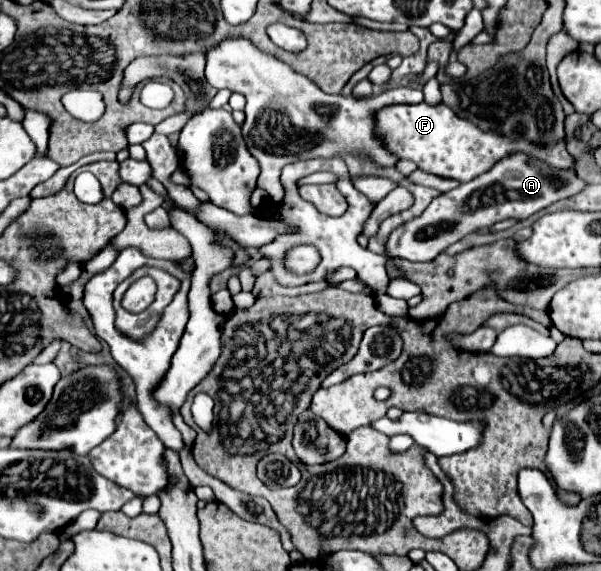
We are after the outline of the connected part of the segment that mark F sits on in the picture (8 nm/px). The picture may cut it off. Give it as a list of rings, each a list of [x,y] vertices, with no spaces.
[[[443,103],[439,105],[389,105],[375,113],[375,135],[377,139],[399,159],[409,159],[417,163],[421,171],[455,179],[459,183],[469,183],[477,175],[483,175],[489,171],[497,161],[501,161],[505,155],[511,155],[513,151],[525,151],[527,155],[533,155],[549,167],[565,169],[571,167],[573,157],[565,149],[565,141],[557,143],[555,147],[539,147],[527,141],[511,141],[497,133],[485,133],[479,127],[475,127],[467,119],[459,119],[449,107]]]

